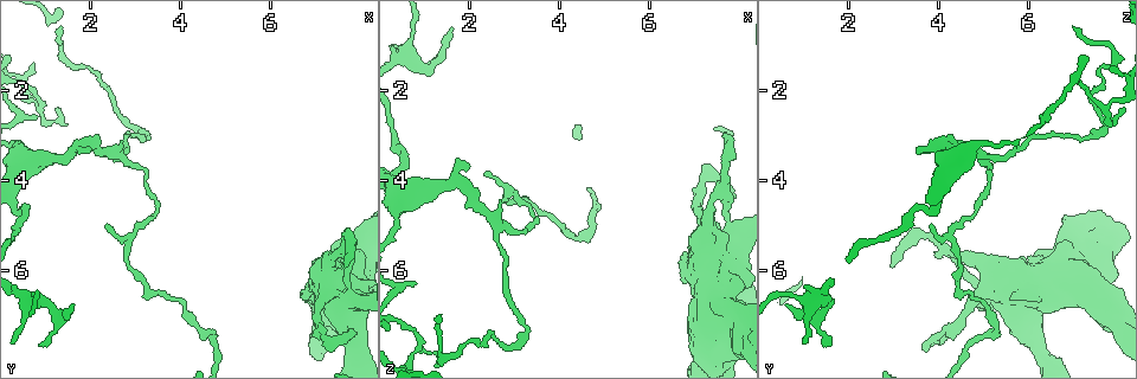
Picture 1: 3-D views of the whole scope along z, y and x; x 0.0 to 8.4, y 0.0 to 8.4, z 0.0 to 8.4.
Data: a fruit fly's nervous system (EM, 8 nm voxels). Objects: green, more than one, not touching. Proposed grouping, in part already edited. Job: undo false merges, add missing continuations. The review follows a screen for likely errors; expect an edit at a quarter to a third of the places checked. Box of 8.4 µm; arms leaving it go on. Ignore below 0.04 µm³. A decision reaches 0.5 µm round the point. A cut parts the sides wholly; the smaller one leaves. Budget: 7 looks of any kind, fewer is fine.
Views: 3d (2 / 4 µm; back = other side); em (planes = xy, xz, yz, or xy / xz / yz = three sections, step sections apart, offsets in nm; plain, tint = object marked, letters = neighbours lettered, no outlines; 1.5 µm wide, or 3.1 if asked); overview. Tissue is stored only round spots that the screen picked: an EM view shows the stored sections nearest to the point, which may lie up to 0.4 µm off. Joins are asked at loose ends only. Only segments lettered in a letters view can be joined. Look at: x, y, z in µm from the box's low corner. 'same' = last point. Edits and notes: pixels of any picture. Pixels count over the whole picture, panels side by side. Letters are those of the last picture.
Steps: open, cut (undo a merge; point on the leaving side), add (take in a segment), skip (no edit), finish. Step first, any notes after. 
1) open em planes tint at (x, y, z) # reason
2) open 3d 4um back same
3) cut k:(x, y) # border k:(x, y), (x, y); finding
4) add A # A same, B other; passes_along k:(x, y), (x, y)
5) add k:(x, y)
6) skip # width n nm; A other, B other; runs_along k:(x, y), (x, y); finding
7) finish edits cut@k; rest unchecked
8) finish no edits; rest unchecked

open em xy step 8 letters at (2.00, 3.35, 3.60) # branch stops here

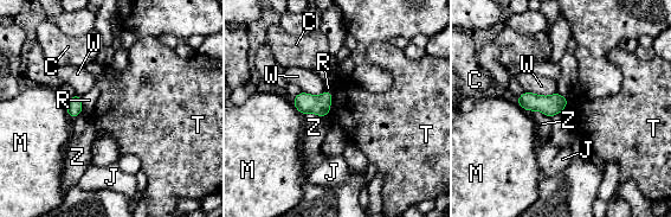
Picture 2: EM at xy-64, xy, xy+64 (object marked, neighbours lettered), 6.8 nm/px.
skip # width 130 nm; longest_contact W 220 nm; C other, J other, M other, R other, T other, W other, Z other; none of them fits

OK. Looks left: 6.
open em planes tint at (3.30, 3.00, 7.40) # abrupt turn

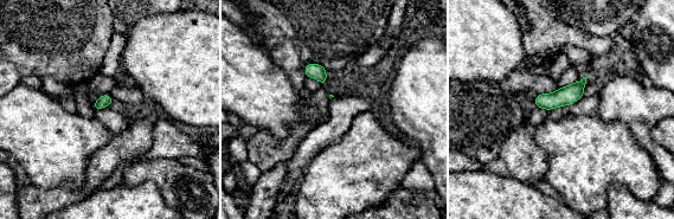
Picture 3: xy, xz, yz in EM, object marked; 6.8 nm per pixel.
open em planes letters same # what lies round it

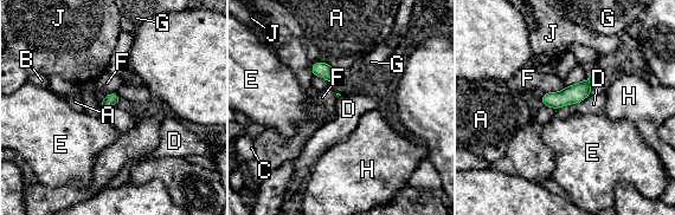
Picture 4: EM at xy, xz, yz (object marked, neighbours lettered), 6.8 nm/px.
skip # A other, B other, C other, D other, E other, F other, G other, H other, J other; border 4:(564, 86), (554, 92), (545, 92); one neuron here

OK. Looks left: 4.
open 3d 2um at (0.90, 7.60, 1.55)

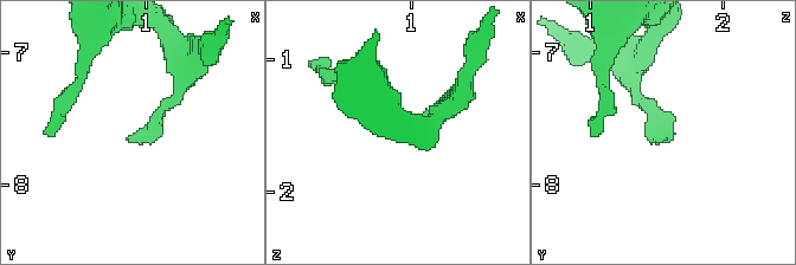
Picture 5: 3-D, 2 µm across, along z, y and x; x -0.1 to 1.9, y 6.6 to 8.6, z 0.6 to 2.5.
open em yz step 8 letters at (0.88, 7.64, 1.56) # need the tissue

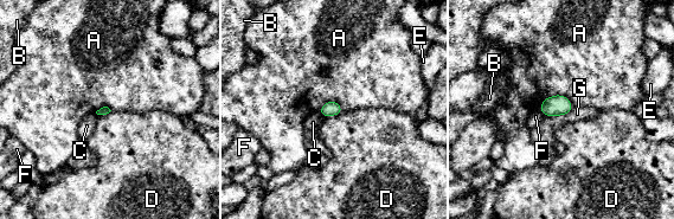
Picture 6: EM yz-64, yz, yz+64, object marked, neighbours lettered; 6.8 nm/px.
skip # A other, B other, C other, D other, E other, F other, G other; border 6:(573, 107), (551, 95), (538, 108); none of them fits

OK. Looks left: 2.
finish no edits; rest unchecked

